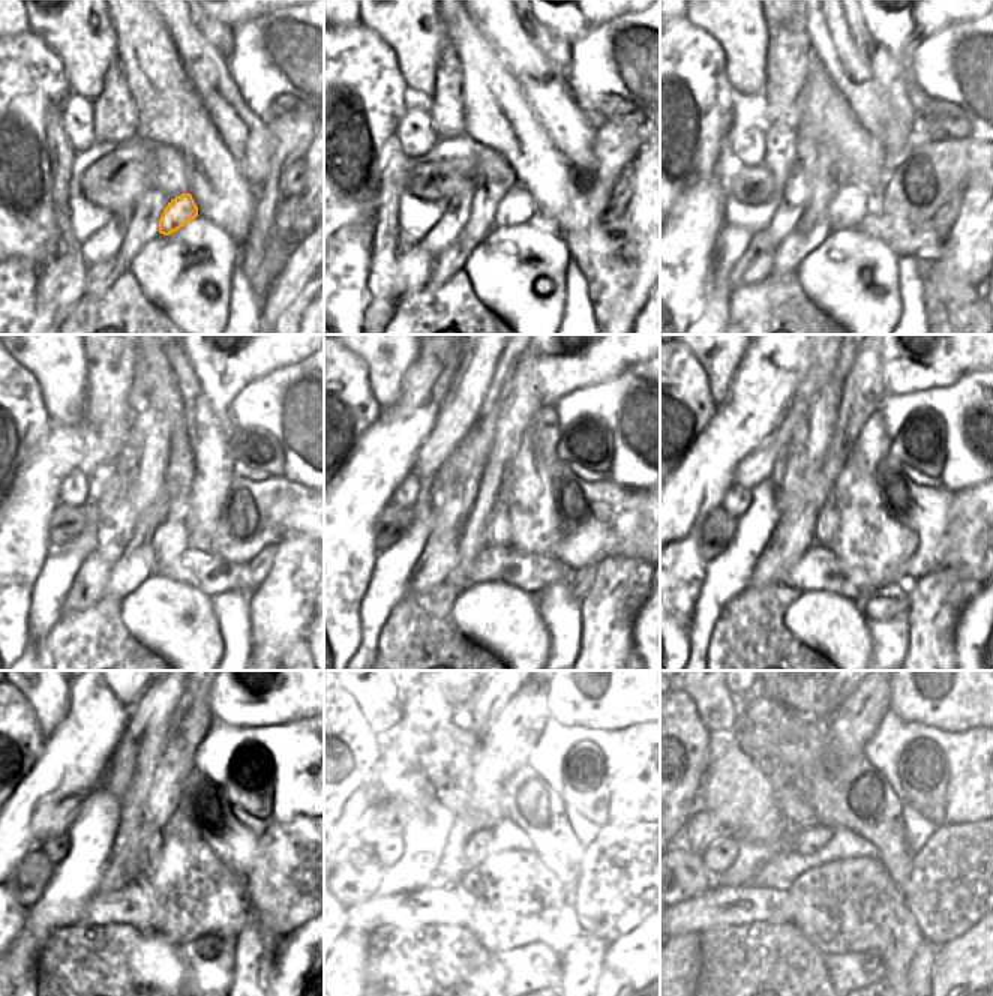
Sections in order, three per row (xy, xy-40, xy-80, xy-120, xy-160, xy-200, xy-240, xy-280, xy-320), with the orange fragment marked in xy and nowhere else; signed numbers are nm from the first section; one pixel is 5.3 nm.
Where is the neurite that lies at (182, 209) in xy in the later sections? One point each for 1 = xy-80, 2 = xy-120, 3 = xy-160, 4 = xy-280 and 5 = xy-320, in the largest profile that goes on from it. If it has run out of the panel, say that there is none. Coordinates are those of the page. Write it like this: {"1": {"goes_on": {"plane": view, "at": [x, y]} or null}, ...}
{"1": {"goes_on": {"plane": "xy-80", "at": [851, 203]}}, "2": {"goes_on": {"plane": "xy-120", "at": [168, 540]}}, "3": {"goes_on": {"plane": "xy-160", "at": [497, 533]}}, "4": {"goes_on": {"plane": "xy-280", "at": [476, 845]}}, "5": {"goes_on": {"plane": "xy-320", "at": [812, 839]}}}

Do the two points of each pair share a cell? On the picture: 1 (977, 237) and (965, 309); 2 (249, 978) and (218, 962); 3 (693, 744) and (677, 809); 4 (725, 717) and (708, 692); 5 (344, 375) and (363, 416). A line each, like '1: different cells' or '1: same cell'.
1: same cell
2: different cells
3: same cell
4: same cell
5: same cell

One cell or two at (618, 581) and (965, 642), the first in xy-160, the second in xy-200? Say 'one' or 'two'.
two

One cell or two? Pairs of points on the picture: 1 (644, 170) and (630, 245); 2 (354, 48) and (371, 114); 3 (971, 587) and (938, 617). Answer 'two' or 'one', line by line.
1: one
2: one
3: one

